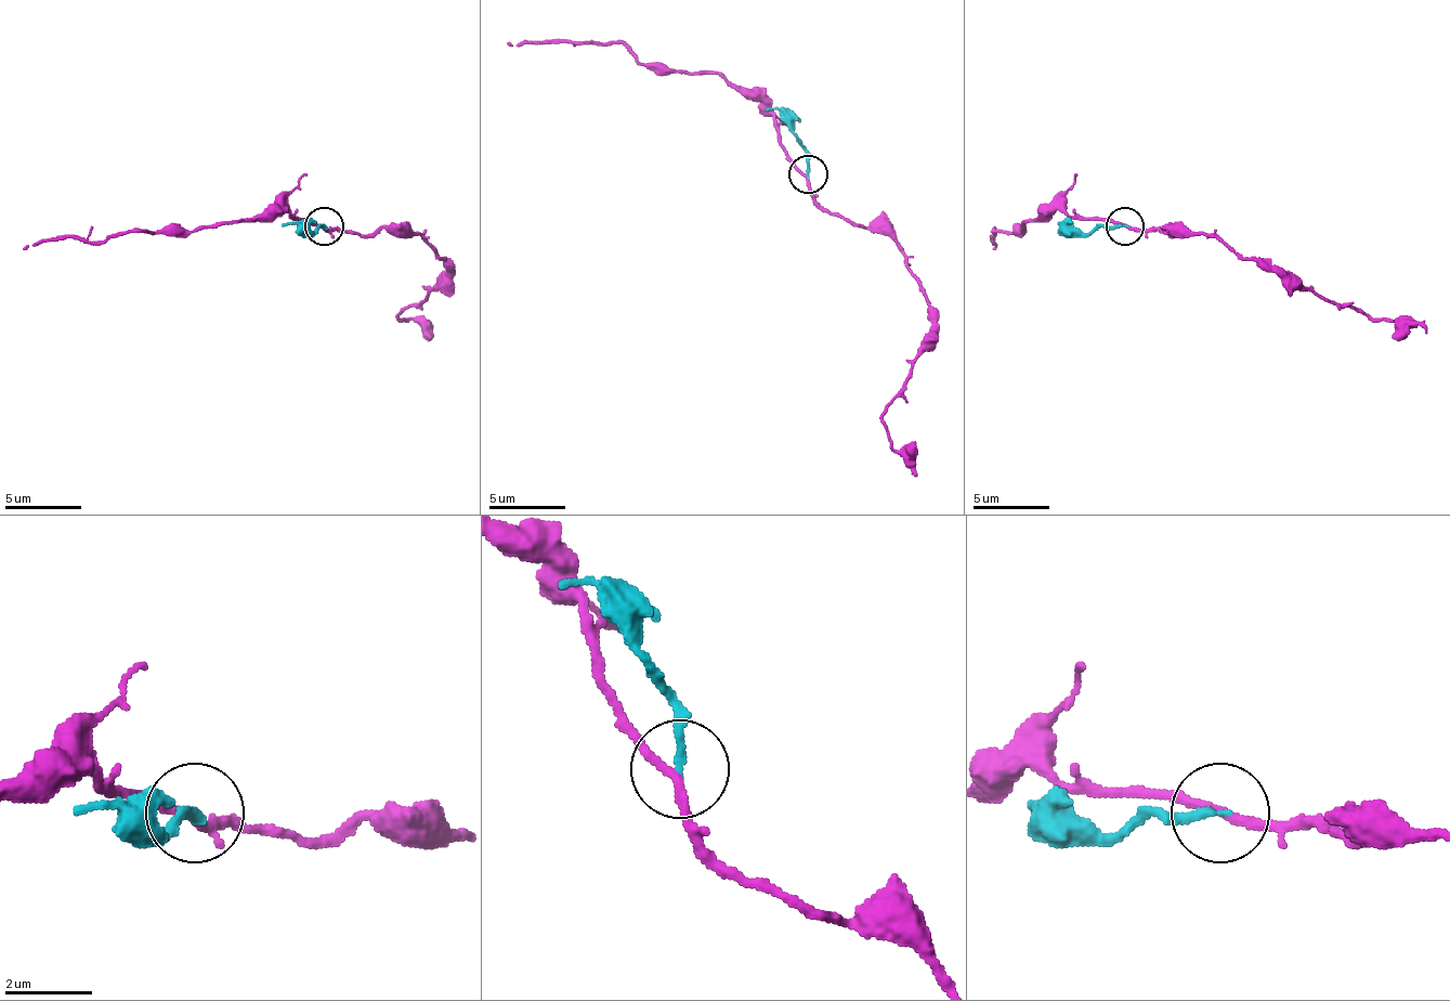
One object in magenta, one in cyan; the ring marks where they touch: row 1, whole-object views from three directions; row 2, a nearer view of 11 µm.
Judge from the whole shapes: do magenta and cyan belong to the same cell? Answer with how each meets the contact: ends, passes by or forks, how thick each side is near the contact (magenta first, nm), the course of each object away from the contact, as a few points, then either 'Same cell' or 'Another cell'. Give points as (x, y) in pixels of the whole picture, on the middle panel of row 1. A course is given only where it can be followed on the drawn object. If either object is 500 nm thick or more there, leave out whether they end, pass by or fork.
At the ring magenta passes by. At the ring cyan ends. Thickness 190 nm (magenta) against 170 nm. Course of magenta: (809, 174), (820, 206), (882, 229), (897, 244), (924, 294), (931, 333), (882, 417), (916, 475). Course of cyan: (809, 174), (809, 152), (794, 125), (778, 109), (767, 109). Another cell

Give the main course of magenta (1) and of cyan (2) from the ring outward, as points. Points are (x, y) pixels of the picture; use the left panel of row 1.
1: (325, 226), (375, 234), (413, 231), (447, 269), (432, 288), (397, 315), (420, 319), (432, 334)
2: (325, 226), (310, 234), (294, 223), (283, 226)

